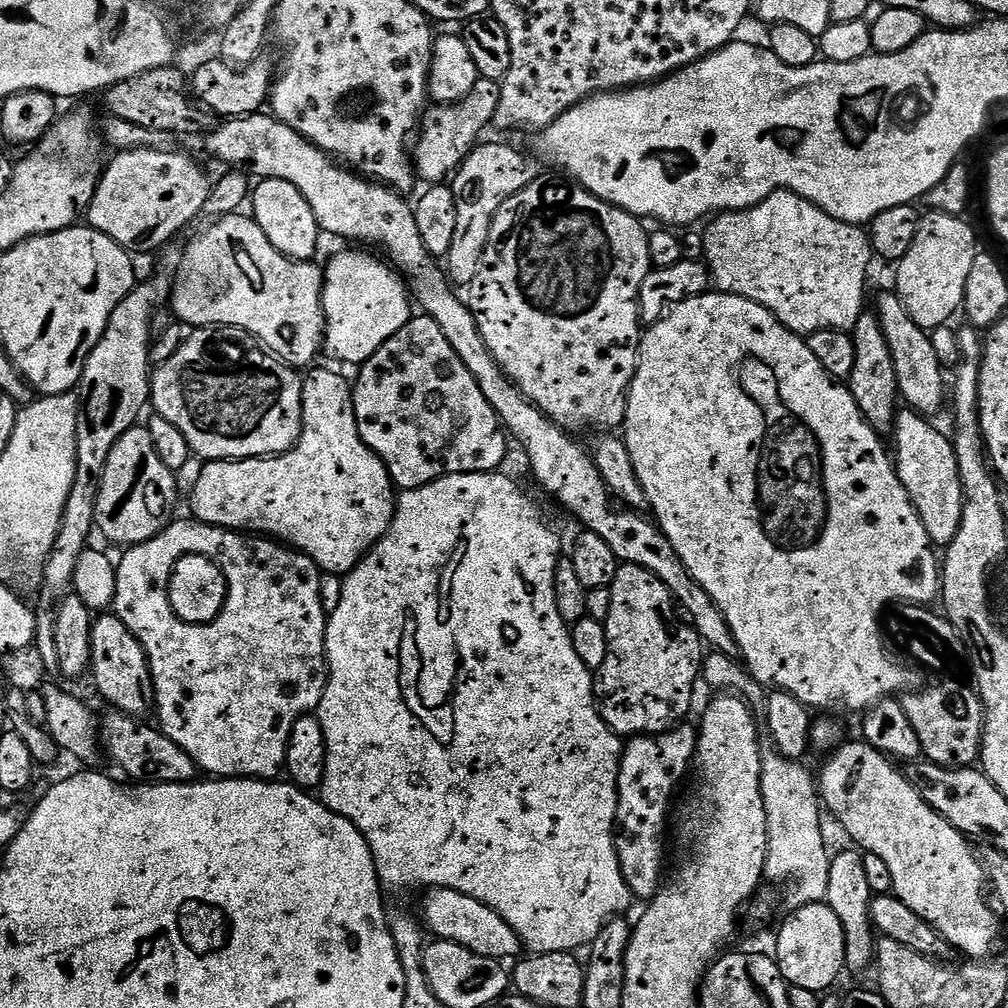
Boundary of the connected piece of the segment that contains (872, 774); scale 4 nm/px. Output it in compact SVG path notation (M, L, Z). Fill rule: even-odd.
M845 742L827 757L828 760L818 772L818 795L823 807L832 811L832 816L844 827L844 832L853 840L857 849L878 854L894 878L892 892L899 900L906 902L918 918L930 922L934 930L947 944L951 944L957 953L965 952L965 957L980 962L991 957L1000 940L1000 920L997 909L984 897L986 877L984 865L980 863L977 853L972 852L973 845L969 837L963 836L946 818L942 818L914 790L907 775L900 772L895 763L883 752L871 748L867 742L851 744Z

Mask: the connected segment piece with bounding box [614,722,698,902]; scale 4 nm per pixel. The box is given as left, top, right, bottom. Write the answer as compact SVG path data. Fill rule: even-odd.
M688 722L681 723L679 726L673 727L671 732L661 732L659 736L633 736L623 745L620 753L620 773L618 774L618 810L616 811L616 830L614 833L614 846L618 854L618 866L622 870L622 878L626 882L626 886L631 890L633 897L637 901L647 902L660 891L662 887L662 879L660 875L664 872L664 823L669 823L670 812L668 816L668 807L672 804L672 795L676 792L676 787L680 784L680 779L684 775L689 775L690 769L694 764L696 755L696 737L697 729L688 725Z

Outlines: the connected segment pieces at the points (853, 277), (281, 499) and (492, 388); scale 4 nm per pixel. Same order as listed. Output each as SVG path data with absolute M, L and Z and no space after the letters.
M783 190L770 194L762 202L758 202L752 208L747 208L741 212L721 212L712 222L713 224L709 228L705 227L703 229L703 263L708 266L708 275L711 283L714 285L715 291L728 292L732 296L741 296L750 302L758 302L758 306L762 306L774 314L774 318L778 323L789 328L791 332L795 332L797 336L805 338L818 330L826 330L827 328L848 332L856 325L858 318L862 315L863 308L860 307L864 304L864 283L868 280L868 263L874 260L874 253L872 251L872 244L868 240L868 233L861 225L847 224L841 220L836 220L830 214L822 211L818 206L806 202L806 198Z
M315 368L302 380L302 422L296 445L278 456L205 463L198 486L194 486L190 493L191 515L202 524L271 538L297 552L303 552L316 563L321 573L343 577L388 533L396 513L398 492L387 466L365 446L358 434L353 385L349 377L347 380L332 368Z
M271 114L225 119L219 127L207 133L203 140L205 150L228 164L224 166L229 169L239 170L260 180L290 182L294 190L298 190L298 194L310 202L310 210L314 210L314 218L321 233L328 235L329 232L344 240L361 240L364 244L377 244L384 248L383 255L399 269L403 279L410 282L410 292L415 303L424 307L421 308L423 315L438 322L442 334L446 334L446 342L450 342L450 346L454 346L454 354L462 358L462 366L474 374L474 382L478 382L482 394L486 394L486 402L490 402L507 435L514 440L516 436L517 442L524 447L528 464L532 467L532 476L540 483L541 490L549 492L562 507L569 508L584 523L583 527L587 531L598 534L598 538L602 538L602 542L614 550L621 564L637 564L658 577L672 591L673 601L688 611L687 619L691 627L695 628L711 651L739 657L740 648L732 637L726 618L710 594L706 594L706 590L702 590L700 583L686 570L682 558L678 558L663 530L647 515L617 506L606 482L602 482L602 474L598 474L591 455L585 449L583 452L568 437L571 435L565 429L559 428L546 413L521 396L507 374L500 369L486 342L482 342L474 314L461 297L460 300L456 297L457 289L450 283L441 261L426 250L422 234L418 234L413 205L409 201L407 204L404 201L407 199L401 193L387 184L367 179L341 166L327 152L302 138L302 134L290 130L290 126Z

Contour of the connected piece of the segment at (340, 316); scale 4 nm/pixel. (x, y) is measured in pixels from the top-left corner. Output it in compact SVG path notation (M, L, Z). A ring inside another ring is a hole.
M340 252L324 268L322 348L344 364L365 364L414 315L414 304L405 281L383 259L380 260L364 252Z

